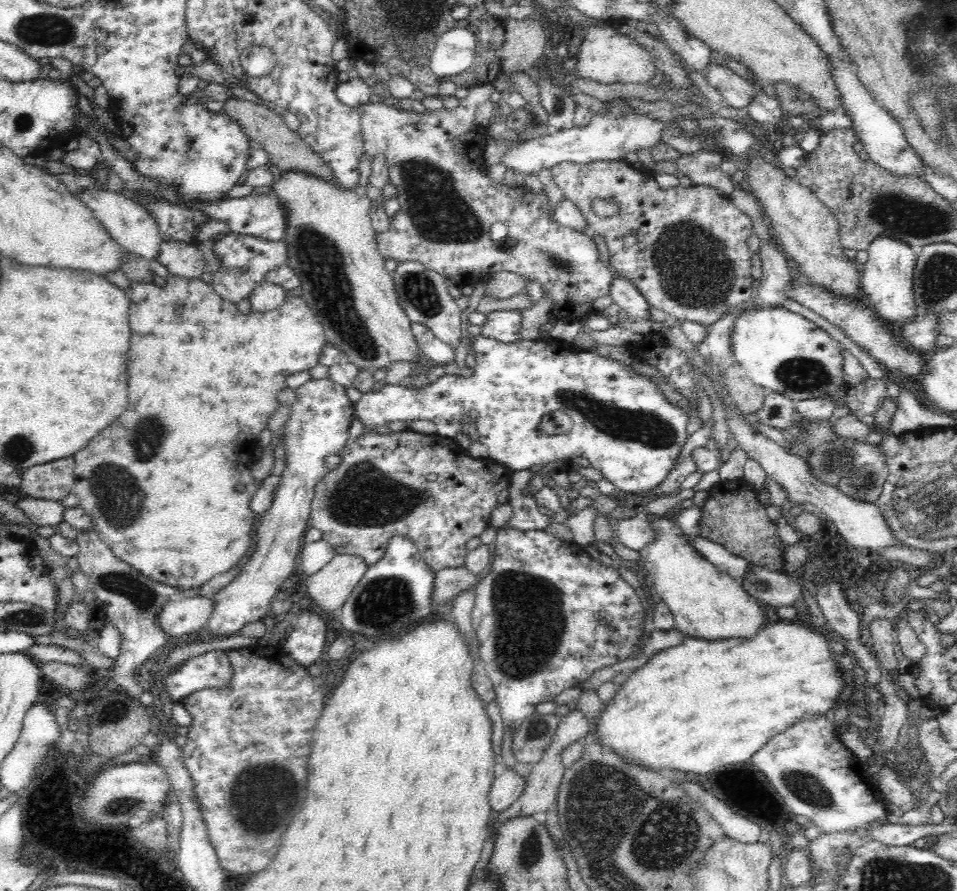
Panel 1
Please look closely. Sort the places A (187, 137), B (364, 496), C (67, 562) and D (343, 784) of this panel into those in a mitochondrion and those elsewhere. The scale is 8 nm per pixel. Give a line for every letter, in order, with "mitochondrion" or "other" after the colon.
A: mitochondrion
B: mitochondrion
C: other
D: other

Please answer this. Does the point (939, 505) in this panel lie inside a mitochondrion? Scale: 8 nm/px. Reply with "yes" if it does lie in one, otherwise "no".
yes

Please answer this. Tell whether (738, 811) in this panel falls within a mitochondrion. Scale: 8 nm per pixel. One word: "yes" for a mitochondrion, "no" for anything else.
no

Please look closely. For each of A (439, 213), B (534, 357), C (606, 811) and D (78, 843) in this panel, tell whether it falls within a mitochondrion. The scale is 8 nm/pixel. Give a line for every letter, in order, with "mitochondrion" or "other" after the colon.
A: mitochondrion
B: other
C: mitochondrion
D: mitochondrion

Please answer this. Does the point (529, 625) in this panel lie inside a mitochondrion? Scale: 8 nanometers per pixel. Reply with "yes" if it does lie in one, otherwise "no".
yes

